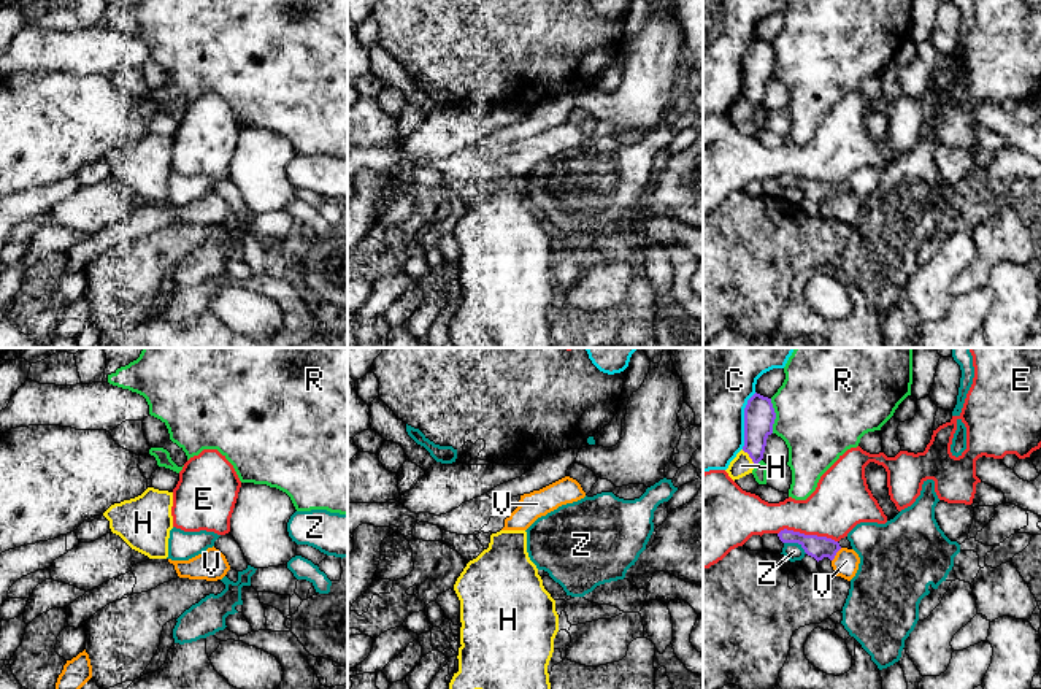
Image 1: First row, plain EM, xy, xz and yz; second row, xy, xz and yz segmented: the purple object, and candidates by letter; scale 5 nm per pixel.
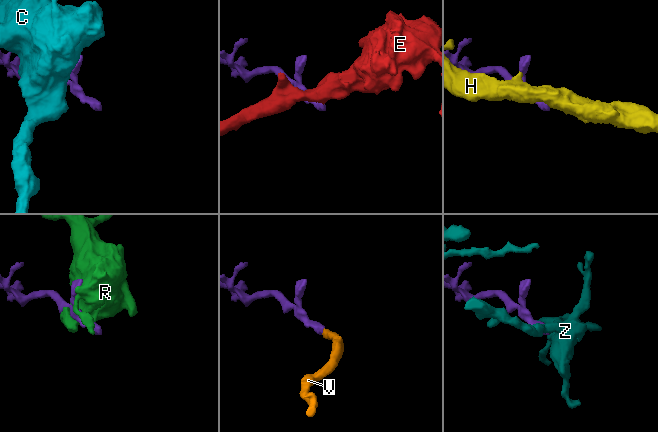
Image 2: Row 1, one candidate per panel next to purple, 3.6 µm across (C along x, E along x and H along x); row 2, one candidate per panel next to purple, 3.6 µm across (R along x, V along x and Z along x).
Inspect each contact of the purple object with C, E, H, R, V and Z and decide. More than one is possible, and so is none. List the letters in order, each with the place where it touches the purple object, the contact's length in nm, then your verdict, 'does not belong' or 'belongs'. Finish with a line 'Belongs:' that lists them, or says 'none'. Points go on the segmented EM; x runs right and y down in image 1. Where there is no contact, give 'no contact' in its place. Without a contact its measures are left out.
C: meets purple in yz at (745, 421); contact 300 nm long; does not belong
E: meets purple in yz at (808, 535); contact 300 nm long; does not belong
H: meets purple in yz at (749, 456); contact 100 nm long; does not belong
R: meets purple in yz at (775, 416); contact 180 nm long; does not belong
V: meets purple in yz at (835, 554); contact 90 nm long; belongs
Z: meets purple in yz at (795, 542); contact 130 nm long; does not belong
Belongs: V

